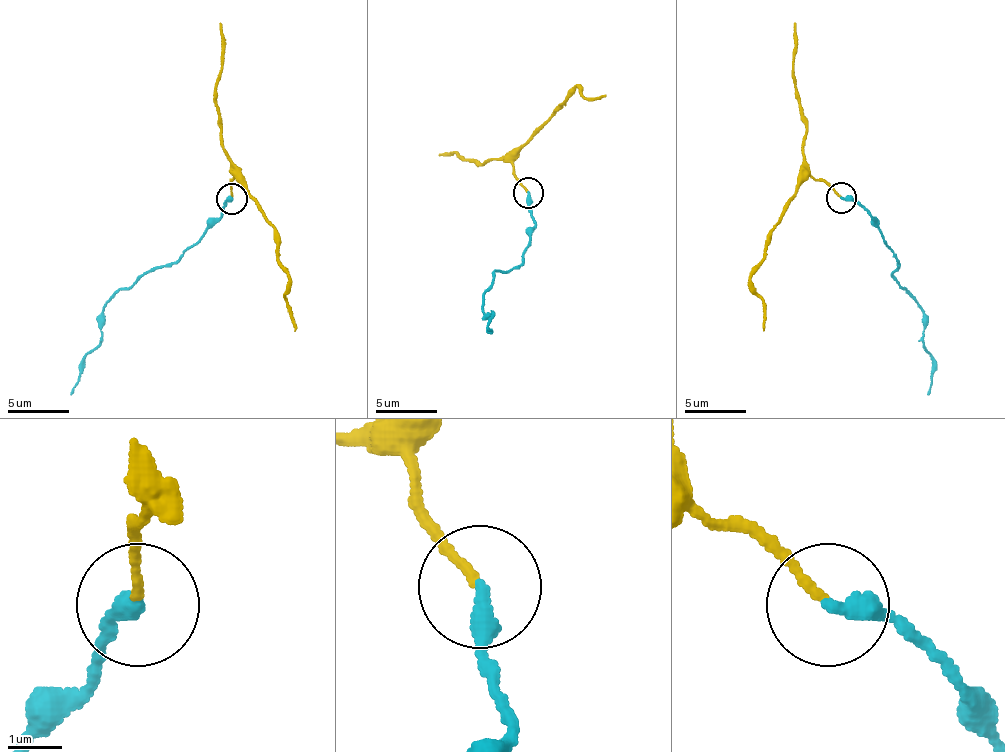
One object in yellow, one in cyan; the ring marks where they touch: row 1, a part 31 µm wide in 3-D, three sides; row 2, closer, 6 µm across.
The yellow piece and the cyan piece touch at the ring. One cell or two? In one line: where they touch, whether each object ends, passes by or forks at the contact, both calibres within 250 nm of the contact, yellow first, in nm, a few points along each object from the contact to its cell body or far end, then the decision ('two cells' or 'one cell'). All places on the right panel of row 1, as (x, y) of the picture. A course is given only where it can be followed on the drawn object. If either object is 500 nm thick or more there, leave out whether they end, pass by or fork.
(841, 198) | yellow ends | cyan ends | 150/340 nm | yellow via (840, 195), (809, 177), (771, 232), (765, 256), (749, 275), (749, 287), (763, 299), (762, 330) | cyan via (840, 198), (852, 198), (872, 220), (897, 264), (892, 273), (923, 310), (921, 344), (931, 360), (927, 394) | one cell

